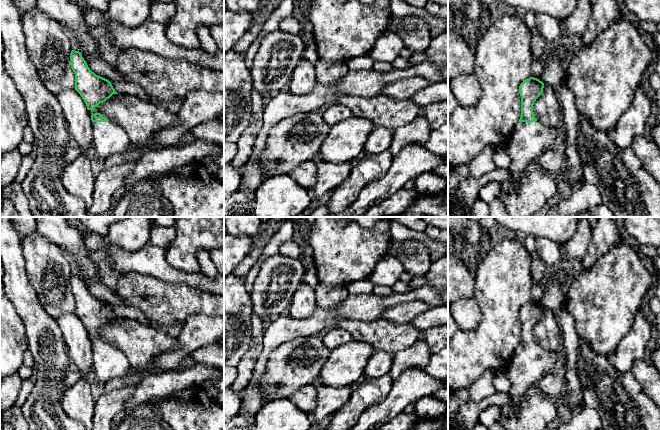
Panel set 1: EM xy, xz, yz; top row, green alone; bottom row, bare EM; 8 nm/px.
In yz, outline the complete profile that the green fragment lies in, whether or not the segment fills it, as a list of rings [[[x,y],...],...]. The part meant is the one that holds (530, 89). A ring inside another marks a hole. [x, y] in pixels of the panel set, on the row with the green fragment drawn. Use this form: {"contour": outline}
{"contour": [[[534,77],[523,81],[519,86],[521,117],[506,145],[511,159],[509,182],[512,184],[512,192],[518,190],[519,182],[529,163],[537,160],[561,135],[560,129],[544,126],[534,117],[533,105],[542,94],[543,88],[544,83]]]}

